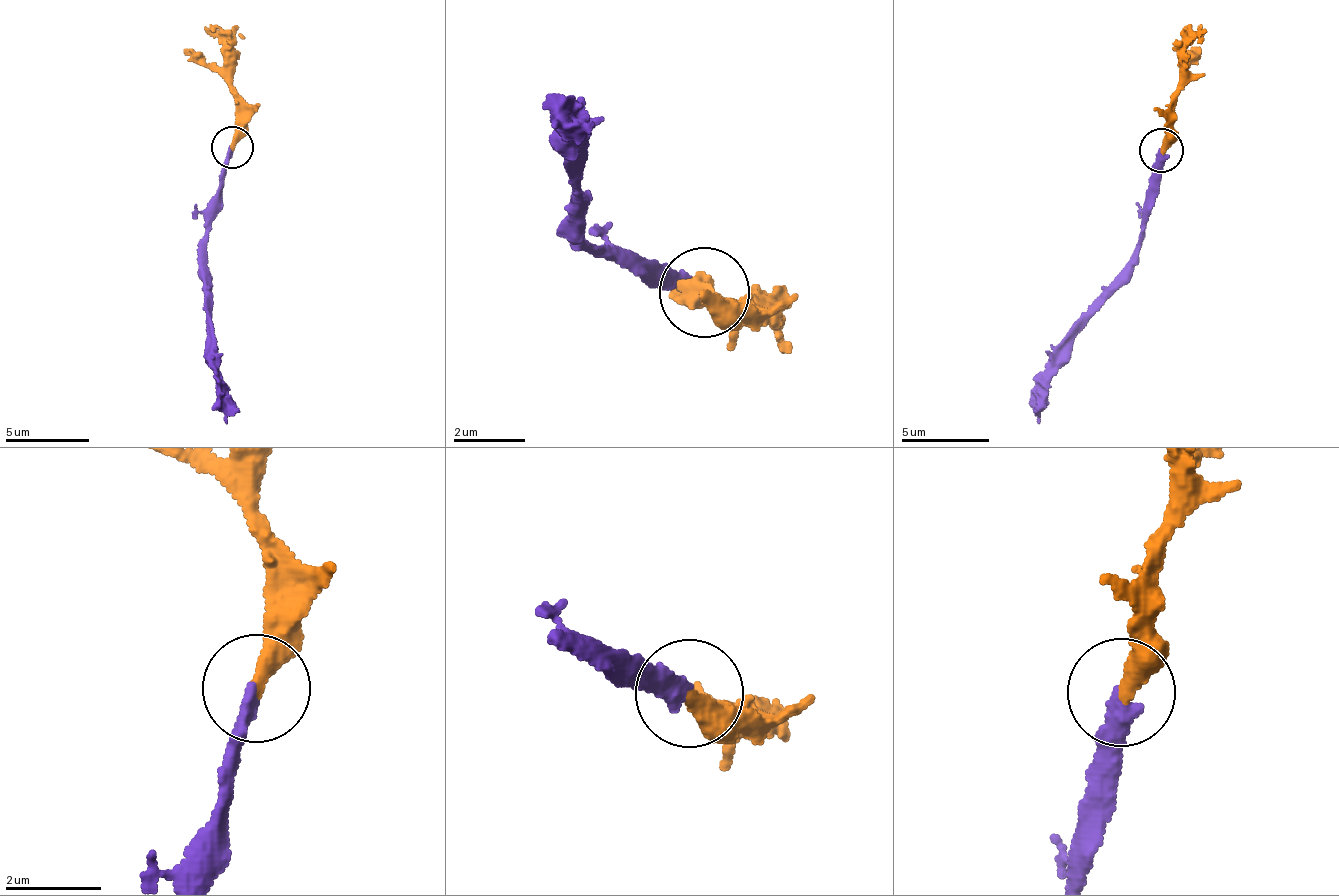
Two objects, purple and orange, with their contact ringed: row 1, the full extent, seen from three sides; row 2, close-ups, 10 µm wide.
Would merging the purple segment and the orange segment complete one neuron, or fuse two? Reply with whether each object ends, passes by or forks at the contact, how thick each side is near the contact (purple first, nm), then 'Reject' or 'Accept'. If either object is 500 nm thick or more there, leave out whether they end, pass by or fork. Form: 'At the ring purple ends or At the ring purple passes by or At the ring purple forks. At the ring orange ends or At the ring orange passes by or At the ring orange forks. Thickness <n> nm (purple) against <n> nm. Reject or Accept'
At the ring purple ends. At the ring orange ends. Thickness 320 nm (purple) against 360 nm. Accept

